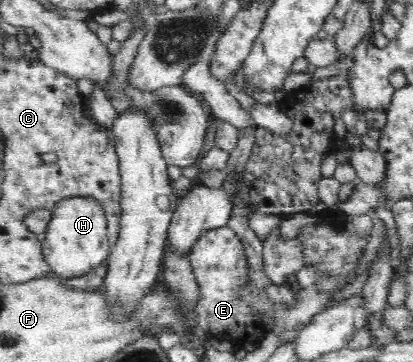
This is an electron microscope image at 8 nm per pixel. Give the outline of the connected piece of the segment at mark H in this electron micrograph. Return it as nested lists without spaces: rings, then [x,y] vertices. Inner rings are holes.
[[[72,197],[60,201],[51,211],[53,217],[41,246],[45,262],[58,279],[65,282],[84,277],[109,259],[112,245],[107,236],[106,217],[98,202],[90,197]]]

